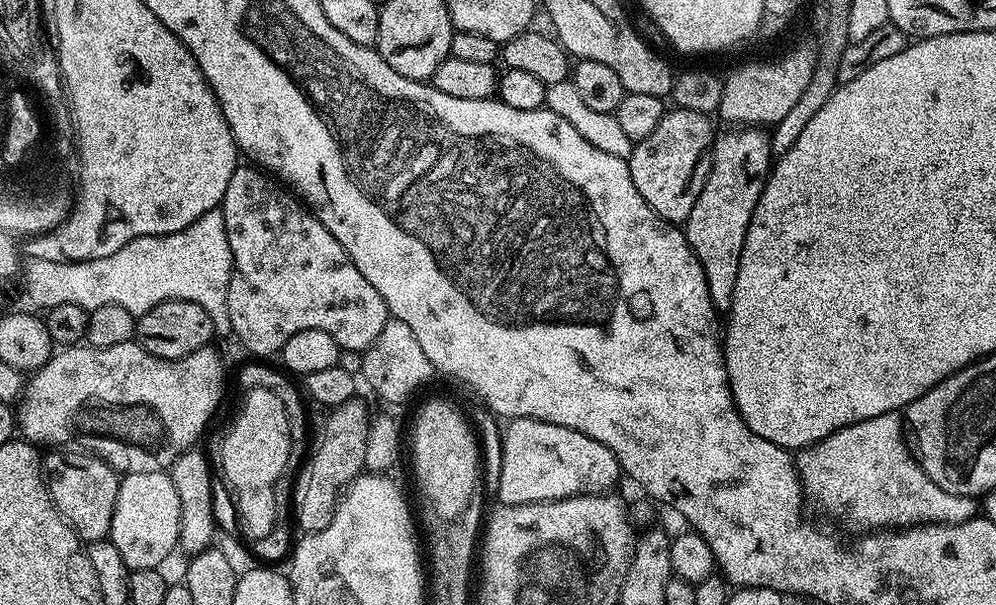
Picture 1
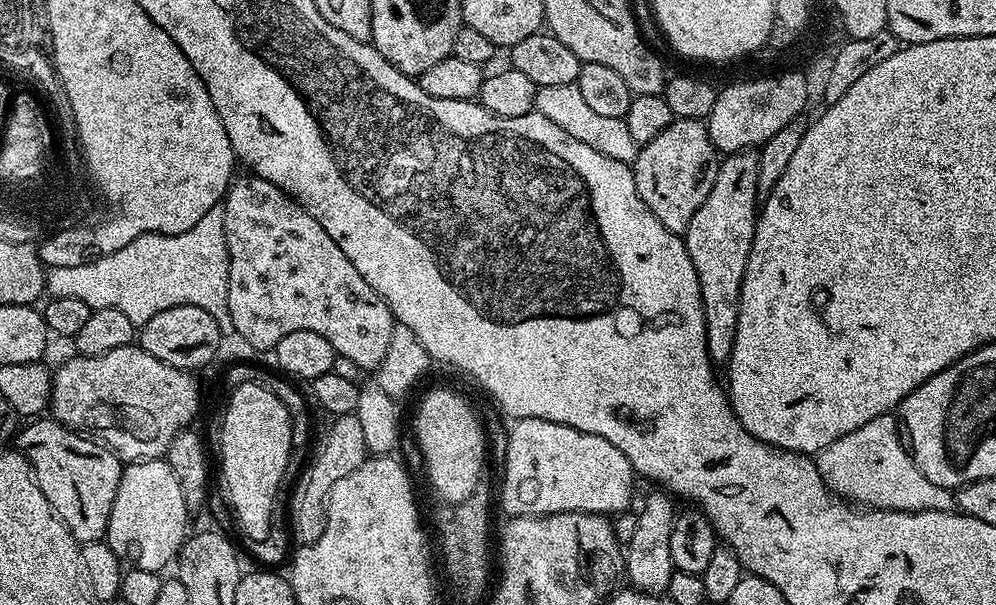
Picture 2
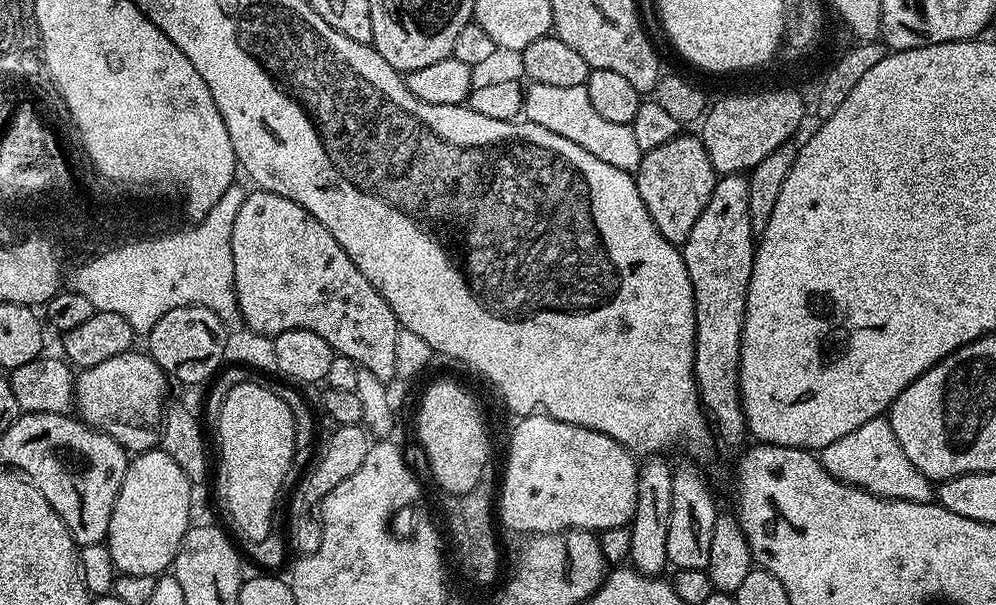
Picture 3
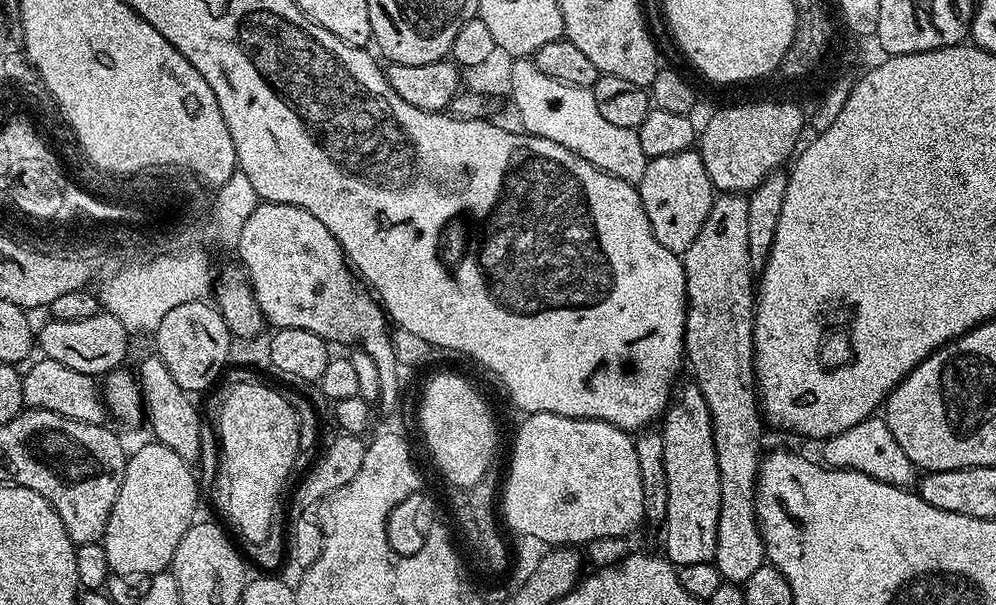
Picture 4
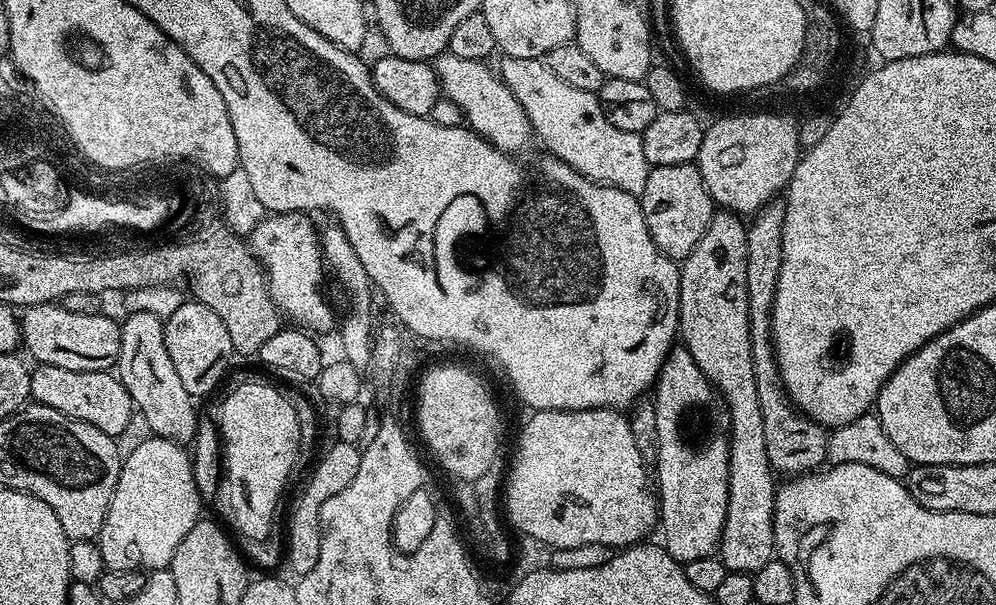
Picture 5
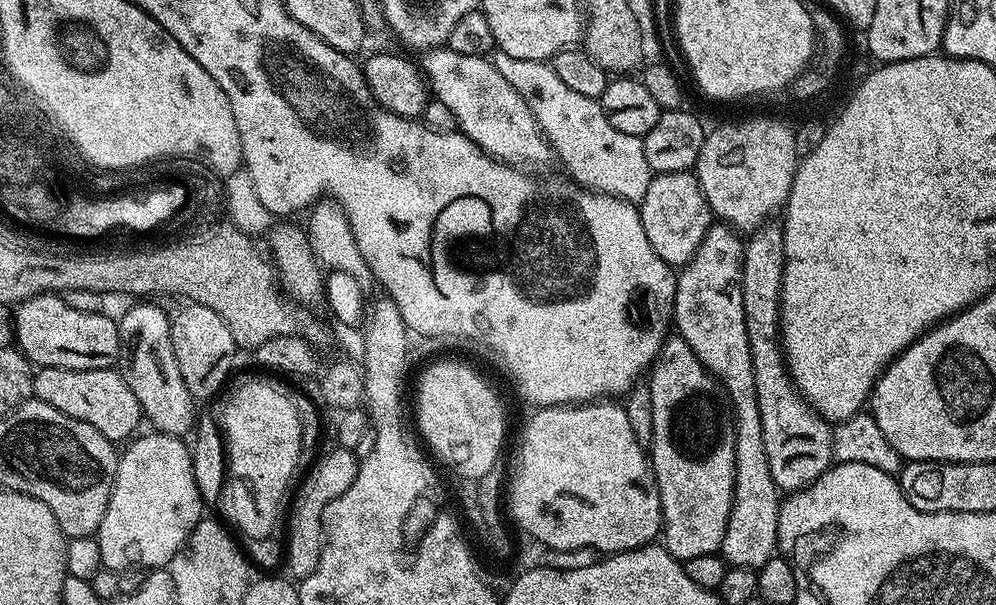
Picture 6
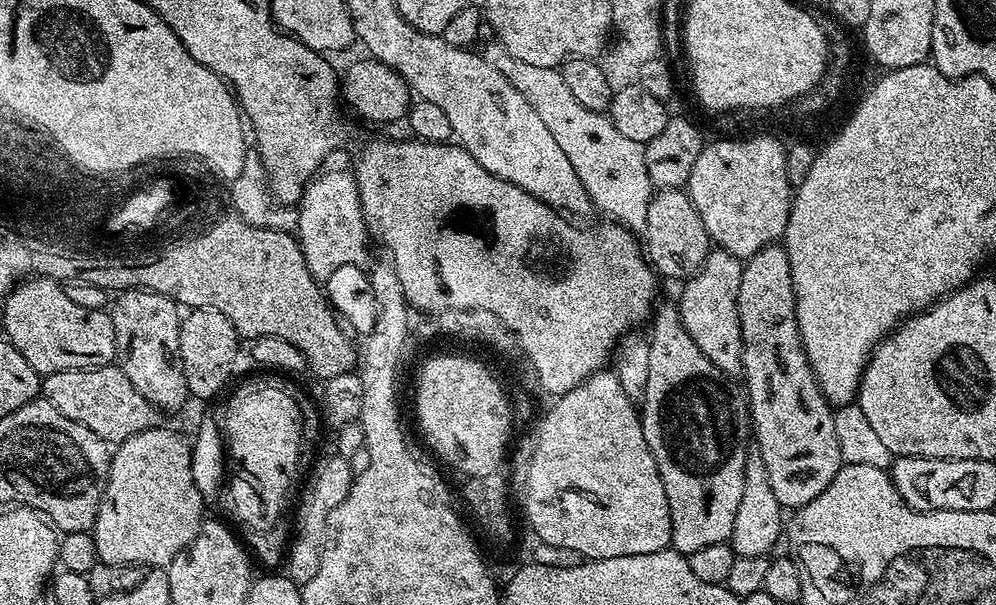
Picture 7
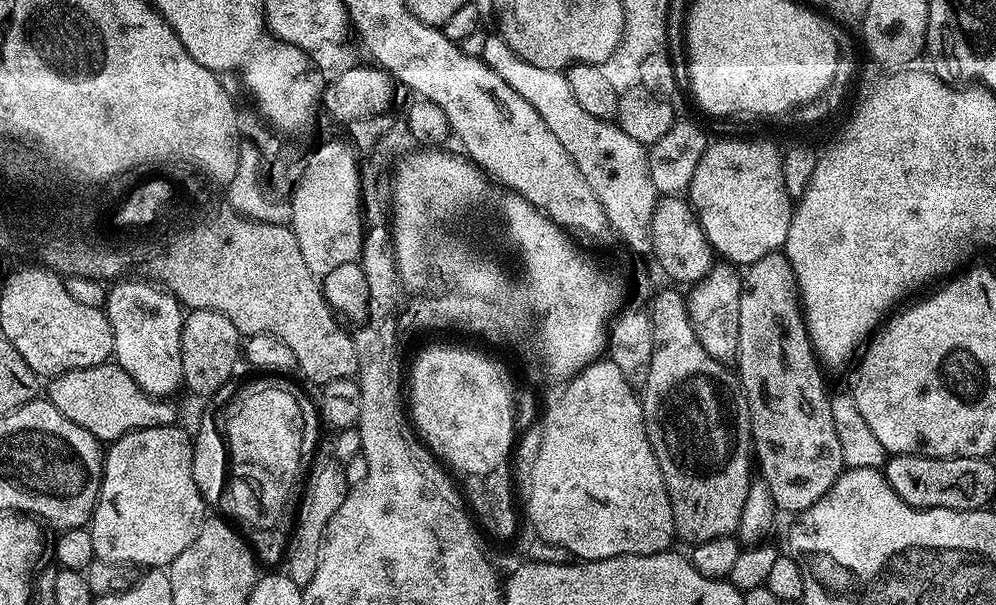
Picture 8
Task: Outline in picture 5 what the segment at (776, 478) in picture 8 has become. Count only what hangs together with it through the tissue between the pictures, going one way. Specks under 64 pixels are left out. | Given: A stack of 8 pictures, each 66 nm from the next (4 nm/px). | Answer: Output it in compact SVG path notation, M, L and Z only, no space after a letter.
M777 194L769 204L763 206L751 217L746 234L746 298L748 299L748 317L750 318L750 342L752 343L752 361L754 362L754 382L758 386L758 402L762 406L762 422L766 426L766 454L776 474L785 472L785 477L803 476L806 472L815 472L828 460L829 433L814 421L805 418L790 403L779 379L774 363L774 353L770 347L770 321L772 319L772 299L776 289L778 270L782 266L782 226L786 222L786 199Z

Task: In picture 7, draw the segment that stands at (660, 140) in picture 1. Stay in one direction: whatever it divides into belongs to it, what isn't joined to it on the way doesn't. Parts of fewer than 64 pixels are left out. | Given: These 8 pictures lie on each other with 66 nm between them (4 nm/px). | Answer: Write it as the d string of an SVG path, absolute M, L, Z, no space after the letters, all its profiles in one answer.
M665 188L653 195L650 210L646 210L646 226L642 240L653 269L661 277L669 276L677 282L683 282L693 276L710 251L708 231L694 202L688 197L687 191L678 188Z

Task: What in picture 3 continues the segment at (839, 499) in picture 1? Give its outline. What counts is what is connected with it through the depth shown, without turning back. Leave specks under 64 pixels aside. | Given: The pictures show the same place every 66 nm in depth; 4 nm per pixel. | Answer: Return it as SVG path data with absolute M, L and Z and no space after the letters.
M877 418L858 426L846 438L830 442L818 456L818 459L835 480L852 484L855 488L865 488L870 494L893 500L915 500L918 504L929 503L934 496L933 481L926 477L906 458L906 450L898 446L894 430L887 419Z

